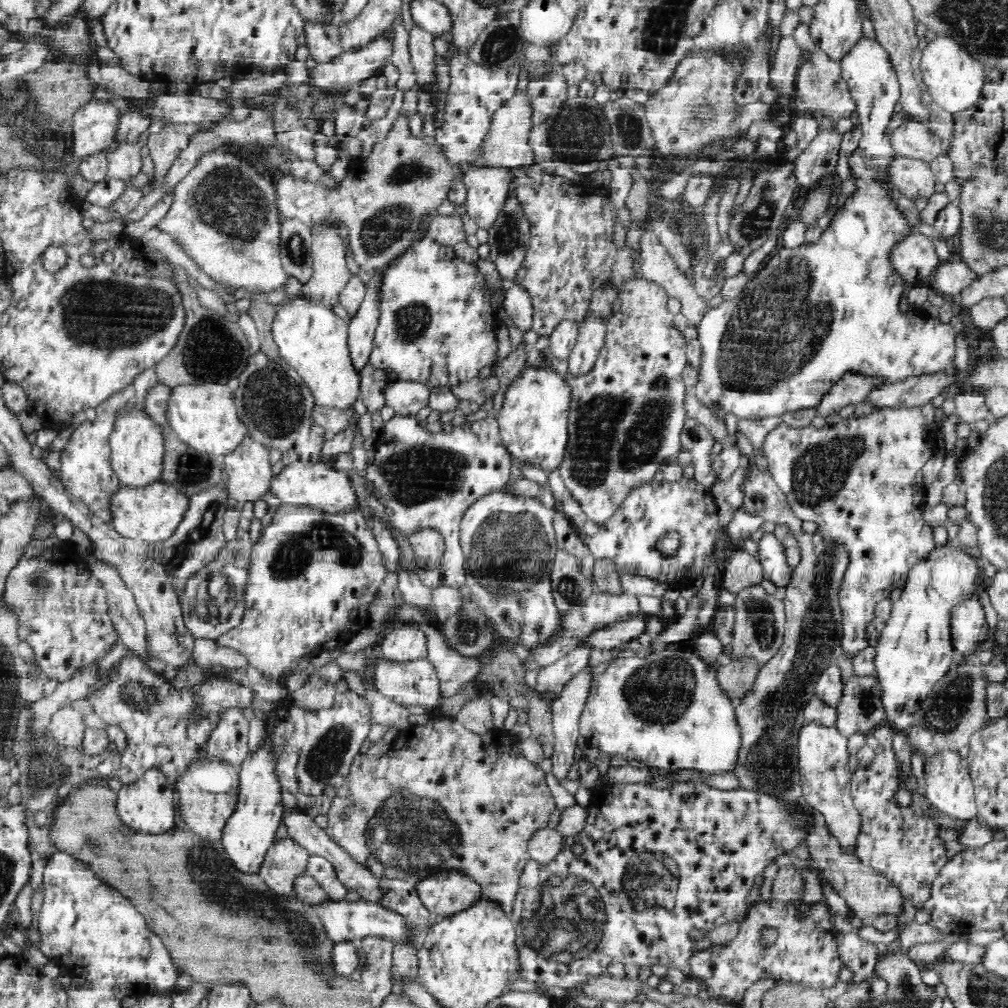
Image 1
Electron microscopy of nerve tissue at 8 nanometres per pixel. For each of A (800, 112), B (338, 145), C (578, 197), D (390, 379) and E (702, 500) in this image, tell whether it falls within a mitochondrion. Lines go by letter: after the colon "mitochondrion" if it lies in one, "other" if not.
A: other
B: other
C: other
D: other
E: other

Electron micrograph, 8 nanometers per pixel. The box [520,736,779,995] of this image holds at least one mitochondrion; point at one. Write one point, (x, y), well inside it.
(635, 880)

